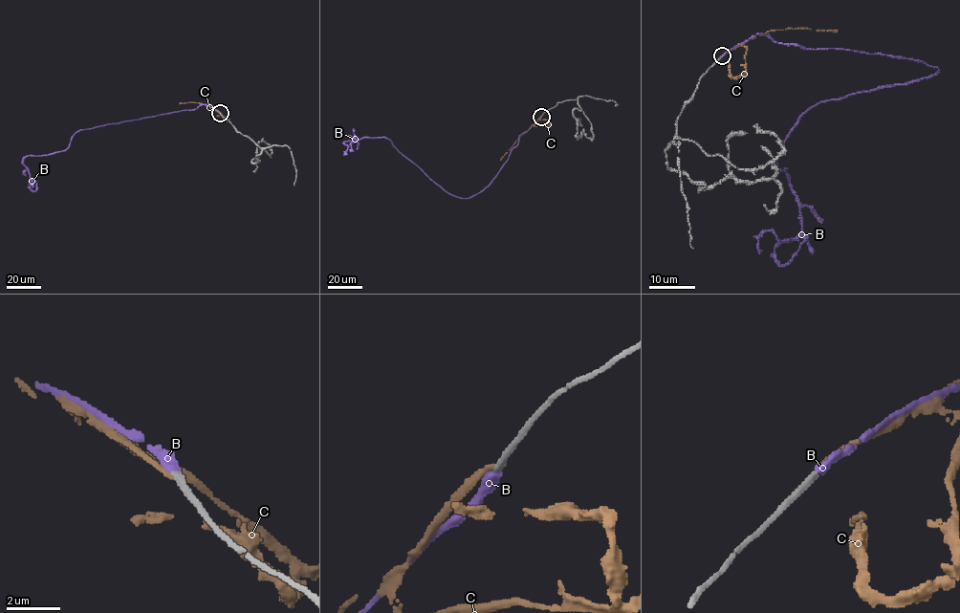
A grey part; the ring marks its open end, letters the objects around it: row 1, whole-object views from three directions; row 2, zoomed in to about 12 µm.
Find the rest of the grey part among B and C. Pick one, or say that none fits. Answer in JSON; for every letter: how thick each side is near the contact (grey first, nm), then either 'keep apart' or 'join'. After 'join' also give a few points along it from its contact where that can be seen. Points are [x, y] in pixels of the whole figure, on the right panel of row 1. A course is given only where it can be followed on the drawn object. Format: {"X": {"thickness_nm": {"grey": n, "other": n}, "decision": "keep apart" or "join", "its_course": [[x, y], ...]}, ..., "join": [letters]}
{"B": {"thickness_nm": {"grey": 260, "other": 400}, "decision": "join", "its_course": [[722, 56], [767, 34], [938, 69], [800, 117], [775, 156], [801, 223], [774, 251], [779, 264], [808, 235]]}, "C": {"thickness_nm": {"grey": 280, "other": 180}, "decision": "keep apart"}, "join": ["B"]}

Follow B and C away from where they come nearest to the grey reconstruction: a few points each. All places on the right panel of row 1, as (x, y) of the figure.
B: (722, 56), (767, 34), (938, 69), (800, 117), (775, 156), (801, 223), (774, 251), (779, 264), (808, 235)
C: (721, 56), (769, 31), (809, 29), (837, 32)

